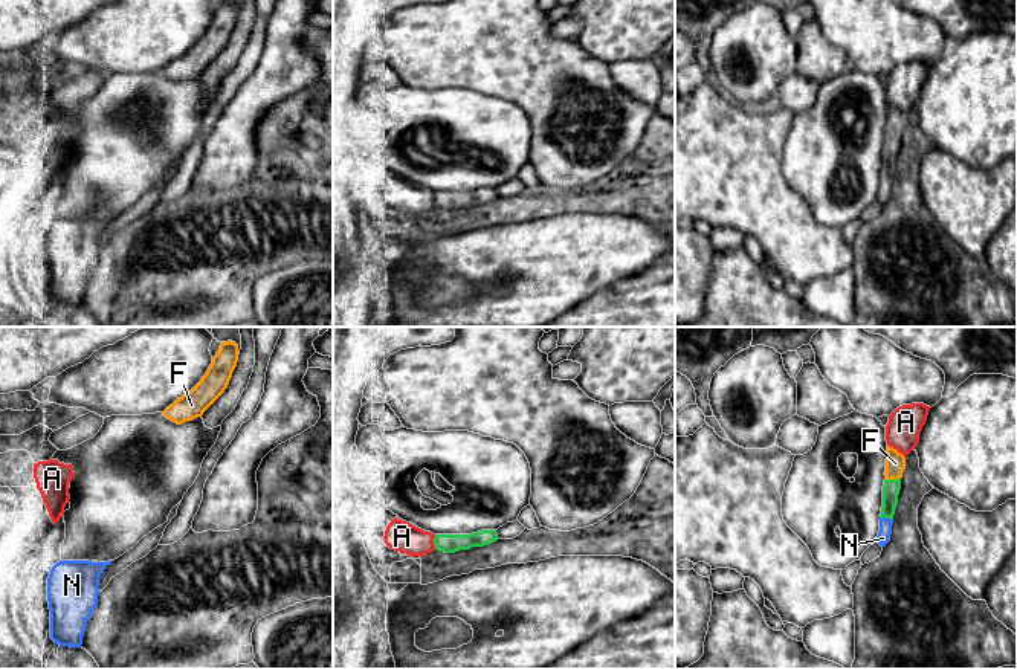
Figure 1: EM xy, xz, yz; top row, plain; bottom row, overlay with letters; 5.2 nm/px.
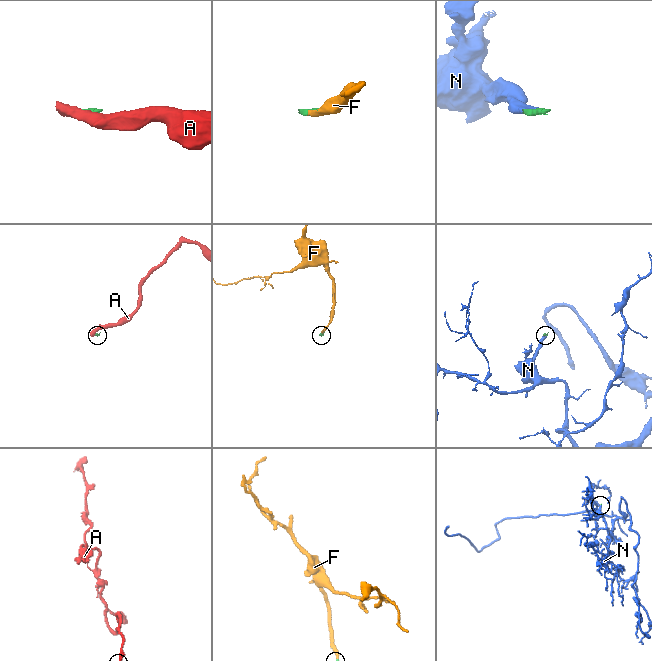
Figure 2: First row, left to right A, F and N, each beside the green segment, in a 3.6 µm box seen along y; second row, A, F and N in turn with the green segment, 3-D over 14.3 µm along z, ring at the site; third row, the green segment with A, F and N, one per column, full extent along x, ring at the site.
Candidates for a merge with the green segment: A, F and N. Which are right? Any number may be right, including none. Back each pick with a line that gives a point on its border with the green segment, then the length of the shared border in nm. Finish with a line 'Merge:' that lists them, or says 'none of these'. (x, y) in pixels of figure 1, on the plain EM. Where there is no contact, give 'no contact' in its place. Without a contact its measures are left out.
F: yz (892, 138) | 80 nm
N: yz (887, 174) | 70 nm
Merge: F, N

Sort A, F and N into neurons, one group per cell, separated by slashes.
A / F N

